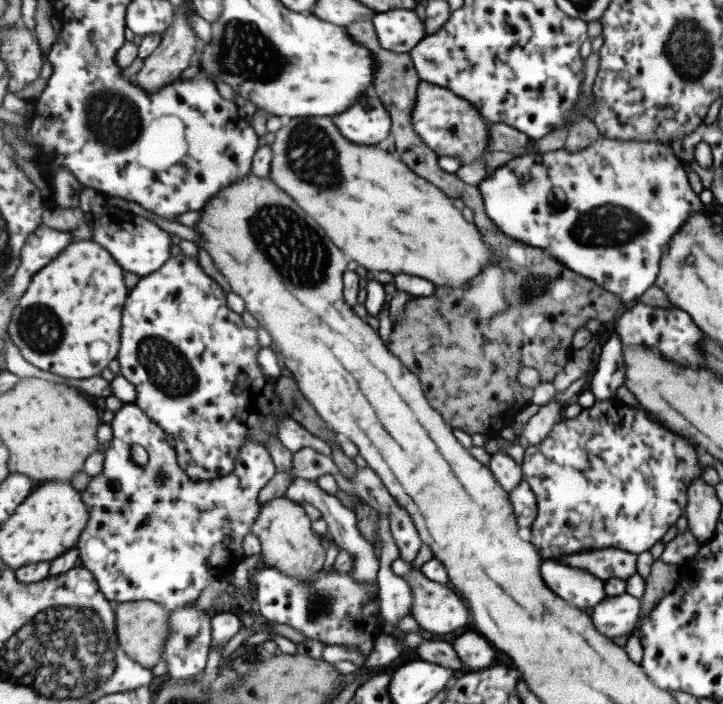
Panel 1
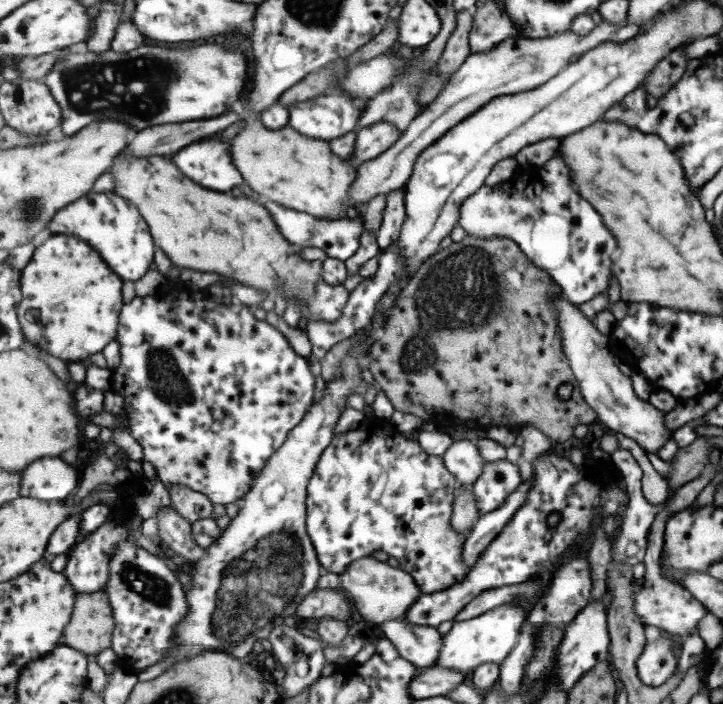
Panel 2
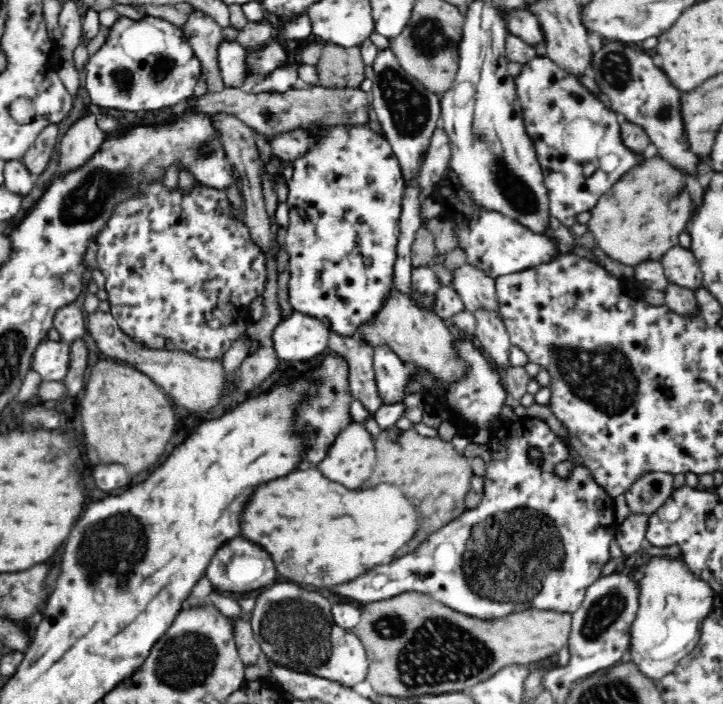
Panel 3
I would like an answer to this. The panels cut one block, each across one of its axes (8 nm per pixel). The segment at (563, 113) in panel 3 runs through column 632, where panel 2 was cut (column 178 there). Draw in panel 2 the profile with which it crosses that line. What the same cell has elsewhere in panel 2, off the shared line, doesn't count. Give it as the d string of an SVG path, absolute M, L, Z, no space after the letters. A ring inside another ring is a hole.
M203 138L190 144L181 150L177 156L173 156L175 164L181 168L183 174L189 174L189 178L193 178L195 182L201 182L201 186L211 188L211 190L221 190L221 192L231 192L233 188L241 188L241 184L246 182L244 175L237 169L236 160L231 158L231 144L229 142L221 142L219 138Z

